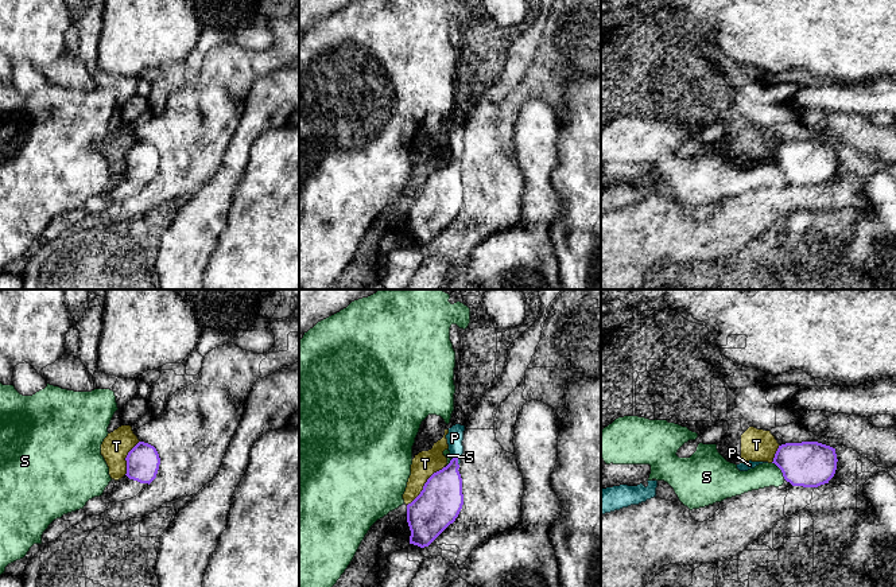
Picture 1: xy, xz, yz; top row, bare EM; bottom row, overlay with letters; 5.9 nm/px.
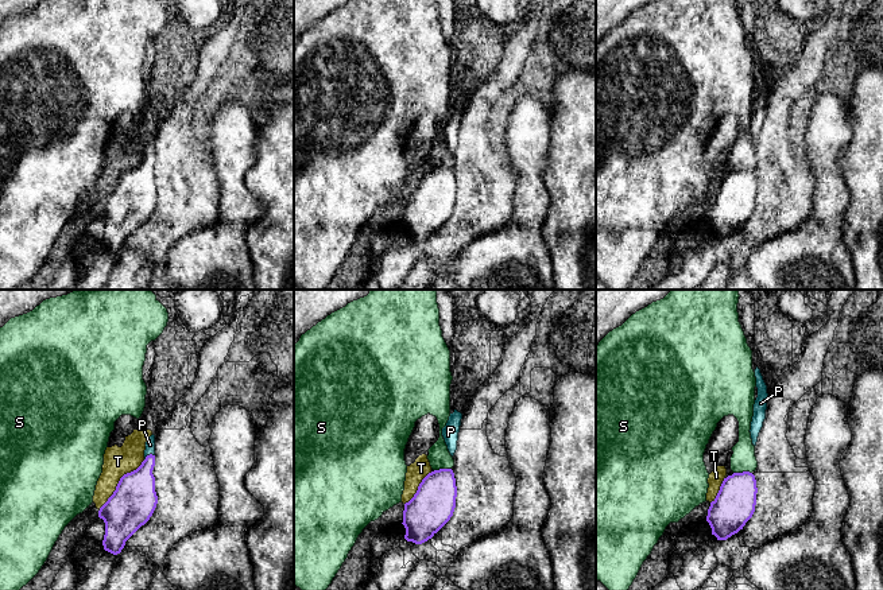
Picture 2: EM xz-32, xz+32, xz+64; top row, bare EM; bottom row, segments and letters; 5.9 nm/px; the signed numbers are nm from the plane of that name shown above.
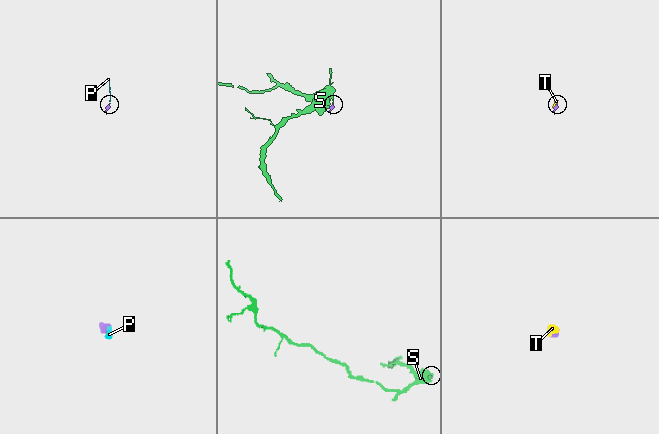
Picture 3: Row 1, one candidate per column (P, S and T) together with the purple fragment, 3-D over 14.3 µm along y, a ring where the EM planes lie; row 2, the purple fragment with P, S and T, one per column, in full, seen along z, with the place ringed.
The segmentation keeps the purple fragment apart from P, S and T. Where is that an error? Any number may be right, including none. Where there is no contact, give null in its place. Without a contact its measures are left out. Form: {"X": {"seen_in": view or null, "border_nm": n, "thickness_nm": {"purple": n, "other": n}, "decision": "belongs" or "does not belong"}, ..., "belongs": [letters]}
{"P": {"seen_in": "xz", "border_nm": 70, "thickness_nm": {"purple": 260, "other": 100}, "decision": "belongs"}, "S": {"seen_in": "yz", "border_nm": 130, "thickness_nm": {"purple": 280, "other": 140}, "decision": "does not belong"}, "T": {"seen_in": "xz", "border_nm": 320, "thickness_nm": {"purple": 260, "other": 150}, "decision": "does not belong"}, "belongs": ["P"]}

